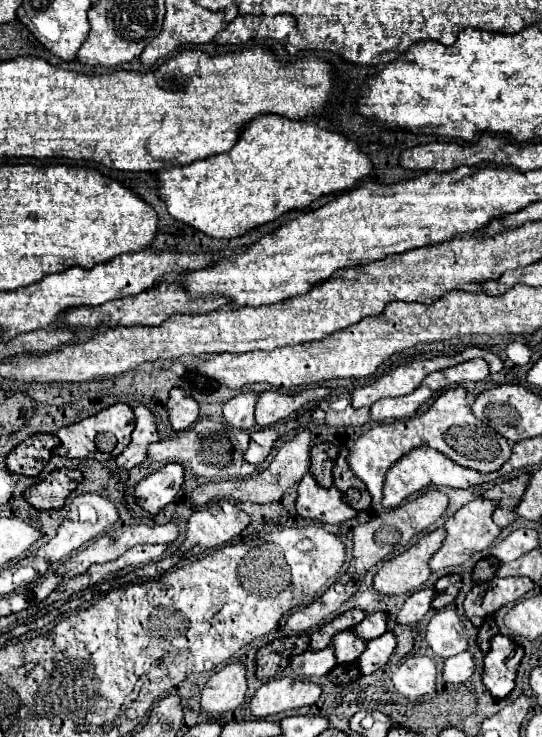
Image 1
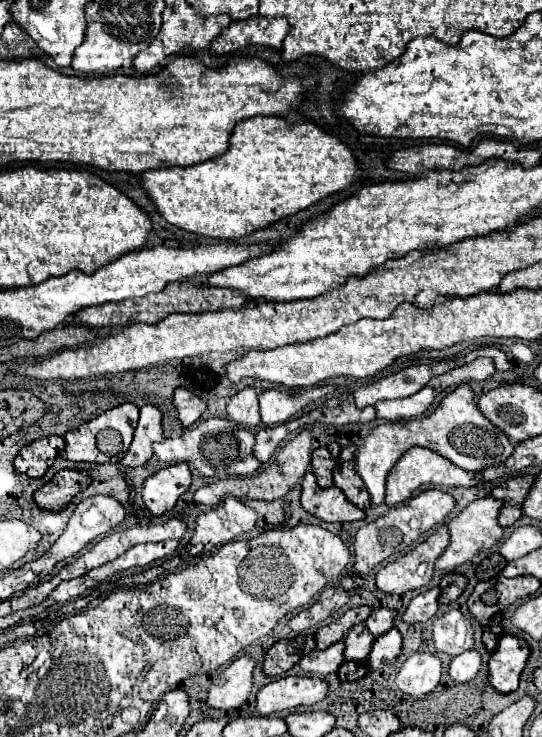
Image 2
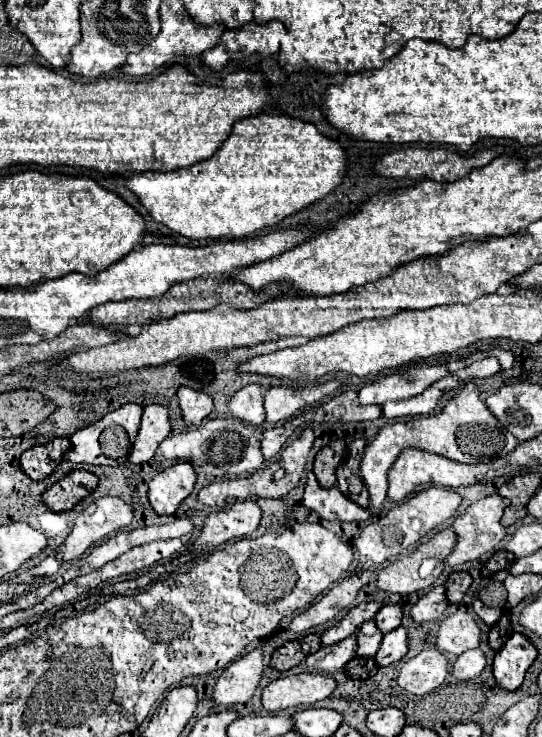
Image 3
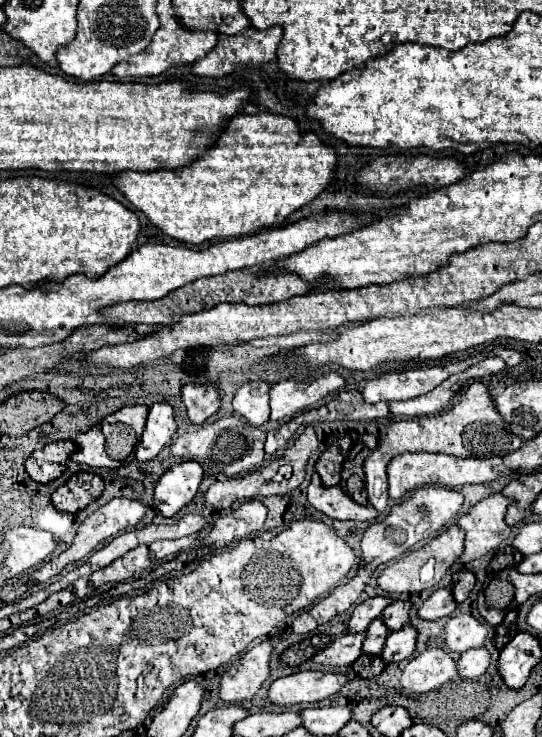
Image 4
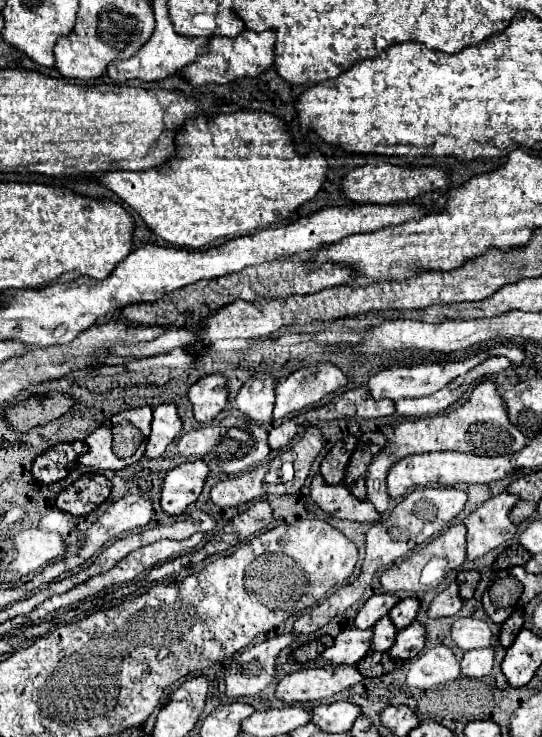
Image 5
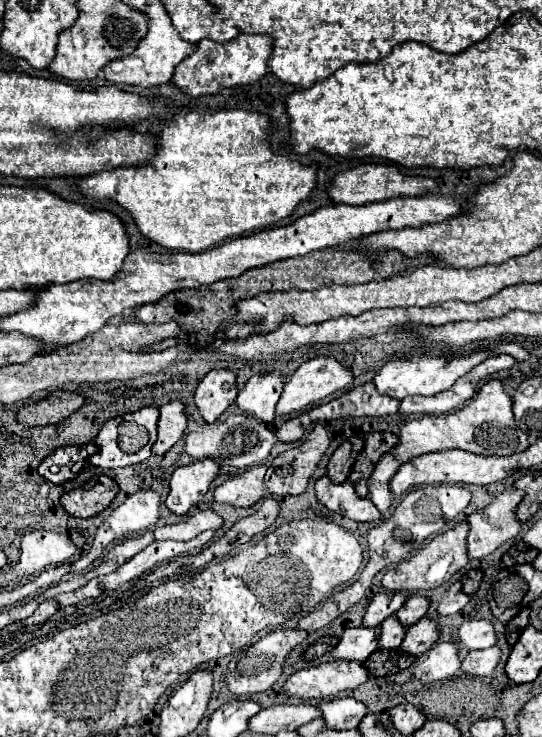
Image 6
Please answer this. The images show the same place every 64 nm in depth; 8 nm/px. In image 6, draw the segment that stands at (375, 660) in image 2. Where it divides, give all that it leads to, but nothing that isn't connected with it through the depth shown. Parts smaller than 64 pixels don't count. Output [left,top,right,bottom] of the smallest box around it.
[402,618,440,656]

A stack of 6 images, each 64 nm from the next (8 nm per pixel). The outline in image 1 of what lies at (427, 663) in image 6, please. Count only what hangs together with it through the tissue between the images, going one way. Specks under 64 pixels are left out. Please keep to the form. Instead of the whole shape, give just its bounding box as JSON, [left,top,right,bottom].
[392,656,436,698]

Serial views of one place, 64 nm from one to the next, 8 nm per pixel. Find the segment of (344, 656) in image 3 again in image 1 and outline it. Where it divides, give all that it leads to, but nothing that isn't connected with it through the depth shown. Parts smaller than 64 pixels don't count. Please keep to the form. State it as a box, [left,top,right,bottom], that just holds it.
[290,646,336,678]

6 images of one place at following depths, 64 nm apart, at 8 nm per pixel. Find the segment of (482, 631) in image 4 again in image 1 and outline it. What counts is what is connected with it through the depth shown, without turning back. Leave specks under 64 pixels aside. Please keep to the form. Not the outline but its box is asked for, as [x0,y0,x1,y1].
[426,608,468,656]

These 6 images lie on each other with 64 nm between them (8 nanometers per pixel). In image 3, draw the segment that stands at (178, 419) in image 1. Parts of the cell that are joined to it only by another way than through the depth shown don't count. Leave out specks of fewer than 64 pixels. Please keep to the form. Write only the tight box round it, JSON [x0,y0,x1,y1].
[178,386,214,424]

